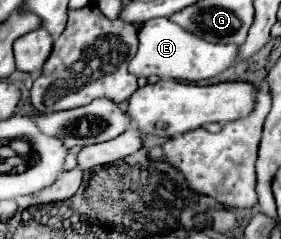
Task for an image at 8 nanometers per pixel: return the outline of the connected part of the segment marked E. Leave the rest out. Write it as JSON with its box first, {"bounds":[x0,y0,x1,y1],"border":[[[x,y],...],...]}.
{"bounds":[129,17,237,81],"border":[[[155,17],[145,23],[139,31],[139,51],[129,63],[129,71],[137,77],[163,77],[163,79],[179,79],[179,81],[203,81],[225,71],[237,57],[235,45],[209,43],[193,33],[181,29],[179,25],[167,21],[167,17]]]}

